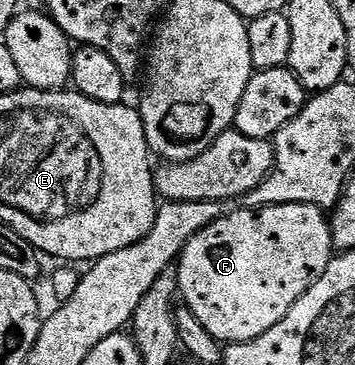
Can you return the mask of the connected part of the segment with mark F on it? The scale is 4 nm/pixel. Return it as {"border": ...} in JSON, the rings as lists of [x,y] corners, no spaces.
{"border":[[[268,205],[265,209],[242,209],[238,207],[231,215],[215,219],[210,225],[203,227],[203,231],[195,234],[187,243],[184,251],[181,252],[175,265],[178,271],[179,297],[180,300],[185,300],[182,301],[184,308],[192,311],[195,319],[199,319],[199,323],[203,323],[203,327],[207,327],[207,331],[215,340],[222,343],[250,341],[263,335],[263,331],[271,331],[271,327],[275,327],[275,323],[279,323],[283,319],[283,315],[287,315],[287,311],[291,311],[293,304],[325,274],[329,262],[333,260],[334,256],[333,226],[326,210],[322,209],[320,205]]]}

